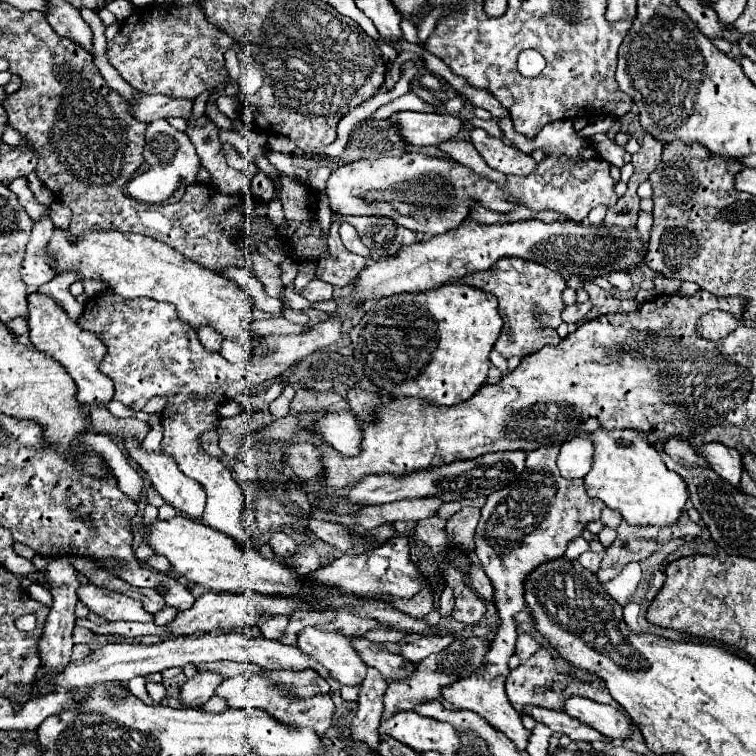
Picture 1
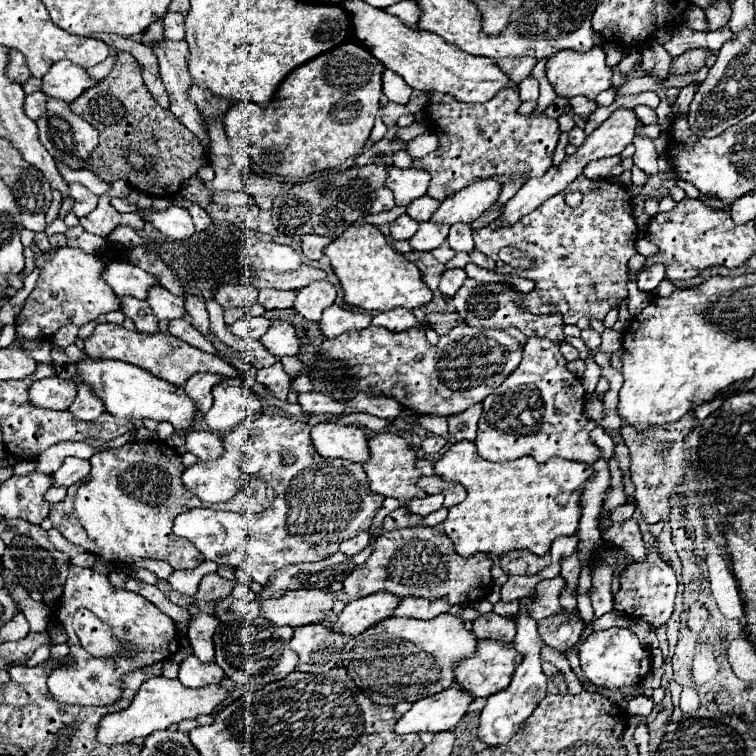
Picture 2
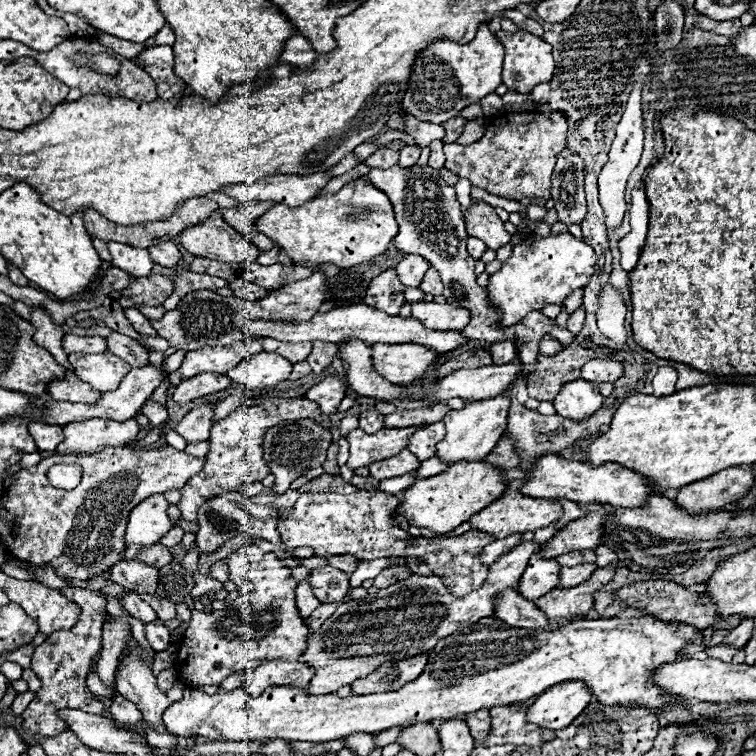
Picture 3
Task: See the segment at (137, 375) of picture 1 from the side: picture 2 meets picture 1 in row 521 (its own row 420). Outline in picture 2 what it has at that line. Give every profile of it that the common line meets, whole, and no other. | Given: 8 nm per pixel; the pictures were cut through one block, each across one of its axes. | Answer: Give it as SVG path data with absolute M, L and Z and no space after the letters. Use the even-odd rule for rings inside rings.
M222 382L214 386L212 394L214 404L206 412L204 422L216 432L234 430L242 420L260 410L260 400L246 386L230 386Z

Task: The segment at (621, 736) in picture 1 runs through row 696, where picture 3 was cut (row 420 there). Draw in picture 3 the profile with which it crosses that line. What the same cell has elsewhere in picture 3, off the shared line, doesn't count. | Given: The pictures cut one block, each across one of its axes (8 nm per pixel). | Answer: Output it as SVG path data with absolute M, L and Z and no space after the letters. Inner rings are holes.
M578 378L560 390L560 394L556 396L552 404L556 408L556 414L568 420L580 422L580 420L590 418L602 408L604 396L598 392L596 386Z

